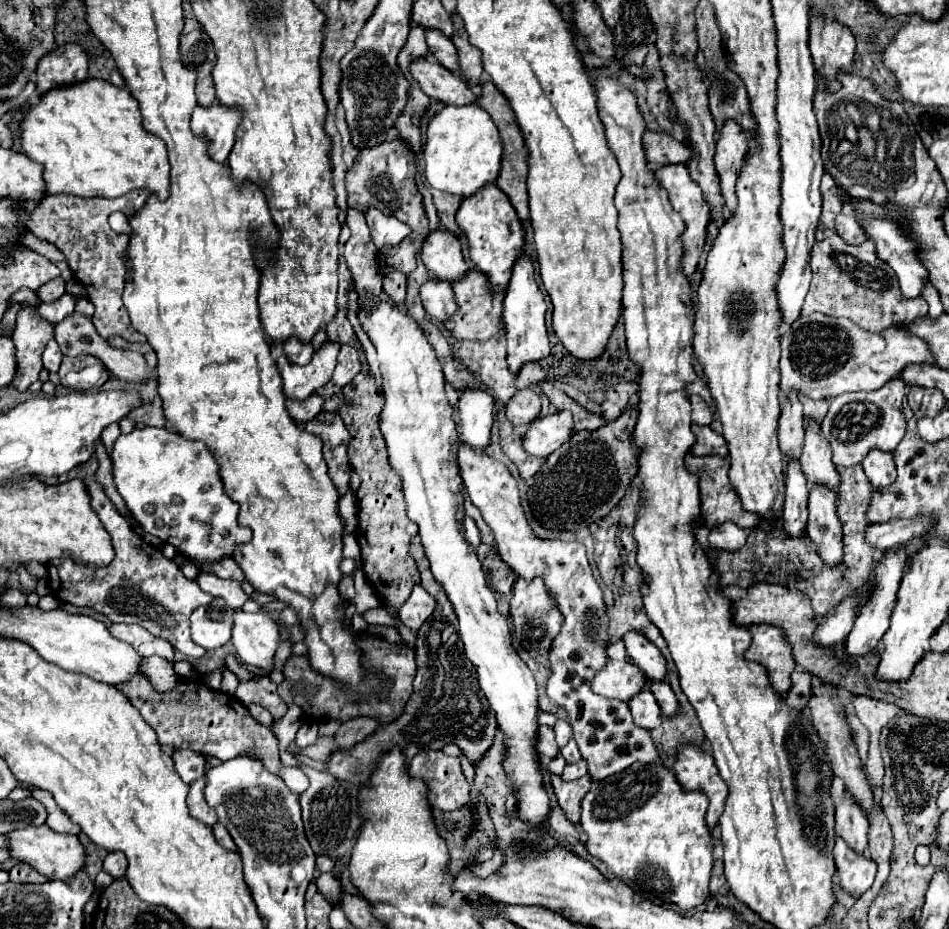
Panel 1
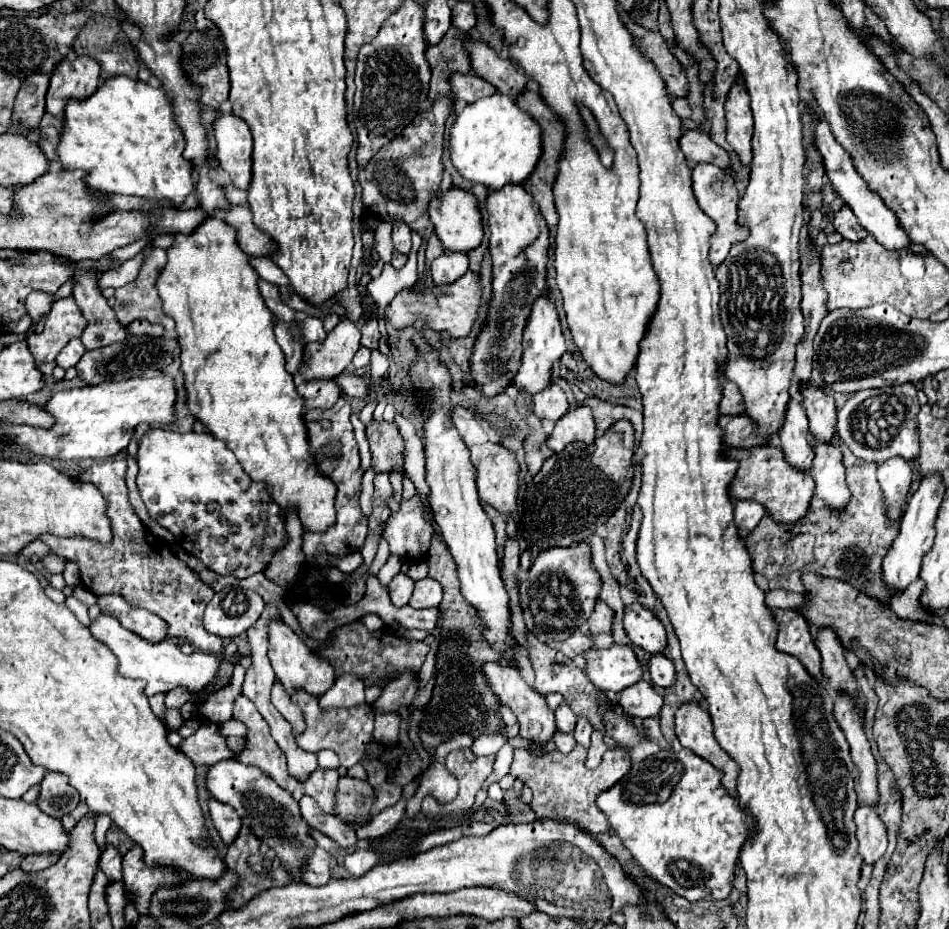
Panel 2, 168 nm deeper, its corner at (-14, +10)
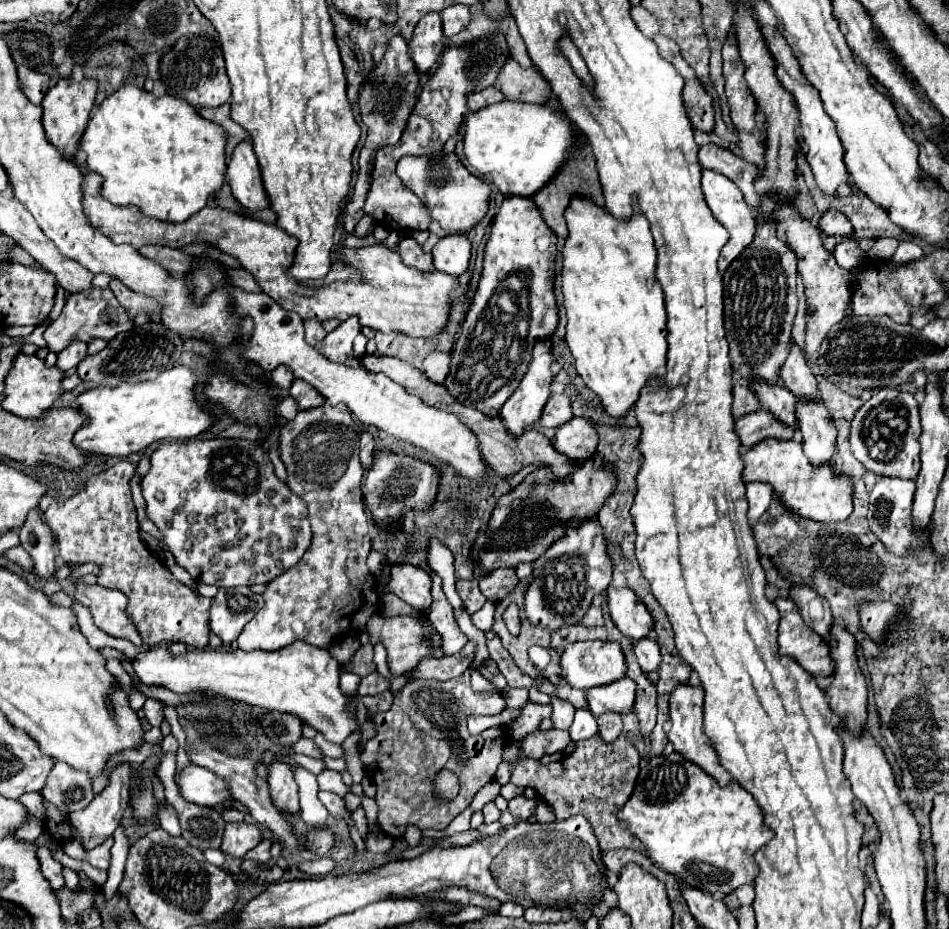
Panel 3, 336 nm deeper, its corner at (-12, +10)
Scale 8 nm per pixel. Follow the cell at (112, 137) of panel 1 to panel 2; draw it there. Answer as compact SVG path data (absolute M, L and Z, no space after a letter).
M125 75L107 79L89 99L69 101L65 107L63 135L59 143L59 159L65 169L87 171L85 181L91 189L117 195L137 195L153 201L169 199L175 205L183 205L185 197L195 189L193 163L183 157L185 137L173 115L173 105L161 87L153 87L143 81L133 81Z

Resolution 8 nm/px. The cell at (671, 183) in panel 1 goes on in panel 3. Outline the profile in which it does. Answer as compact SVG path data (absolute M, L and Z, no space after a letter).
M705 169L703 171L703 177L701 177L701 189L703 189L703 195L705 195L705 201L713 213L713 217L729 231L729 241L723 245L721 249L721 255L719 255L719 269L725 271L725 267L729 267L729 263L741 253L741 249L745 249L745 245L749 245L753 241L753 235L755 235L755 219L757 219L757 213L753 207L749 207L743 199L743 193L737 189L737 185L733 181L729 181L727 177L723 177L721 173L717 171L709 171Z

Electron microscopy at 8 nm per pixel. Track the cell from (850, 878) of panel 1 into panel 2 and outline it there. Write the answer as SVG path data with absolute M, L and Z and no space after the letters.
M859 807L857 813L859 813L859 817L855 817L855 825L856 838L859 843L858 853L863 857L863 863L874 865L881 859L881 855L886 852L888 846L887 829L875 809L871 809L871 807Z

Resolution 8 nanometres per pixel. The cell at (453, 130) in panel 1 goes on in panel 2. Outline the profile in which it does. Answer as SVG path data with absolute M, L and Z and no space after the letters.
M503 93L479 99L467 105L455 119L449 135L451 161L465 179L479 181L489 189L501 189L507 183L521 185L535 171L541 157L541 129L529 113L523 113L515 101Z

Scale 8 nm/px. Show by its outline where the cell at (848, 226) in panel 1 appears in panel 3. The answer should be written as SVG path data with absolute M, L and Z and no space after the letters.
M829 209L821 215L819 219L819 229L825 233L825 235L833 235L833 237L851 237L853 235L853 225L851 221L835 211L835 209Z

